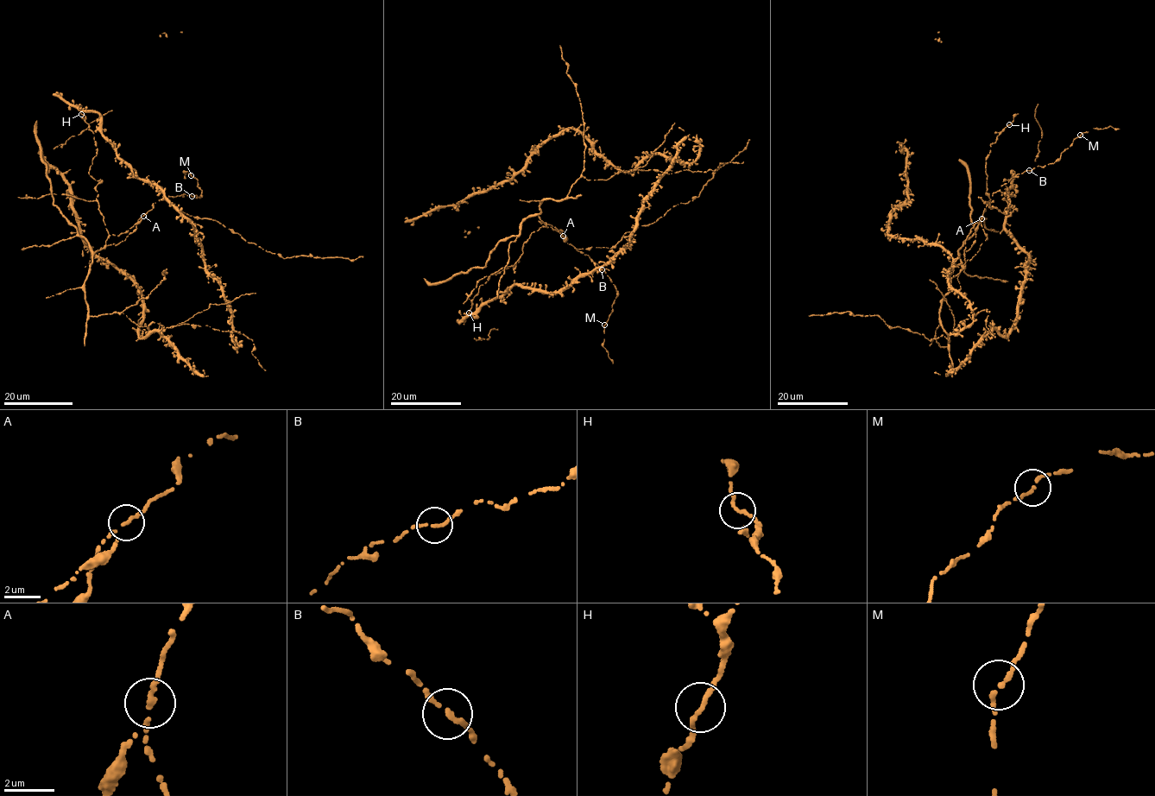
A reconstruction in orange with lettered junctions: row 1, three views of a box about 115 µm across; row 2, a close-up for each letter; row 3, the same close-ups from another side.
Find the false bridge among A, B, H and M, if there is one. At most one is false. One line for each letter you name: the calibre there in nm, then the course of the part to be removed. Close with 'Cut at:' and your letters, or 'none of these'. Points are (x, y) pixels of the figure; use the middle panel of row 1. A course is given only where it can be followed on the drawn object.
A: 180 nm thick; foreign part runs (563, 236), (564, 240), (555, 226), (539, 221), (540, 224)
Cut at: A

